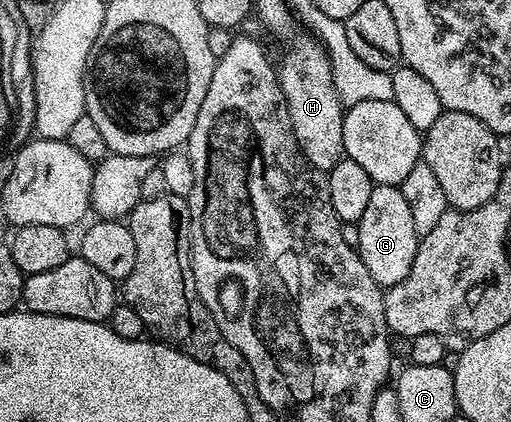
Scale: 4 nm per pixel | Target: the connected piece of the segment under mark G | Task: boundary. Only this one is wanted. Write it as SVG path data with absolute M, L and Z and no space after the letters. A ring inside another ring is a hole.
M373 184L370 191L370 203L362 219L355 222L358 231L358 252L366 271L374 278L374 283L382 287L397 285L410 275L418 238L414 231L414 218L410 216L410 206L406 204L406 195L398 185Z

